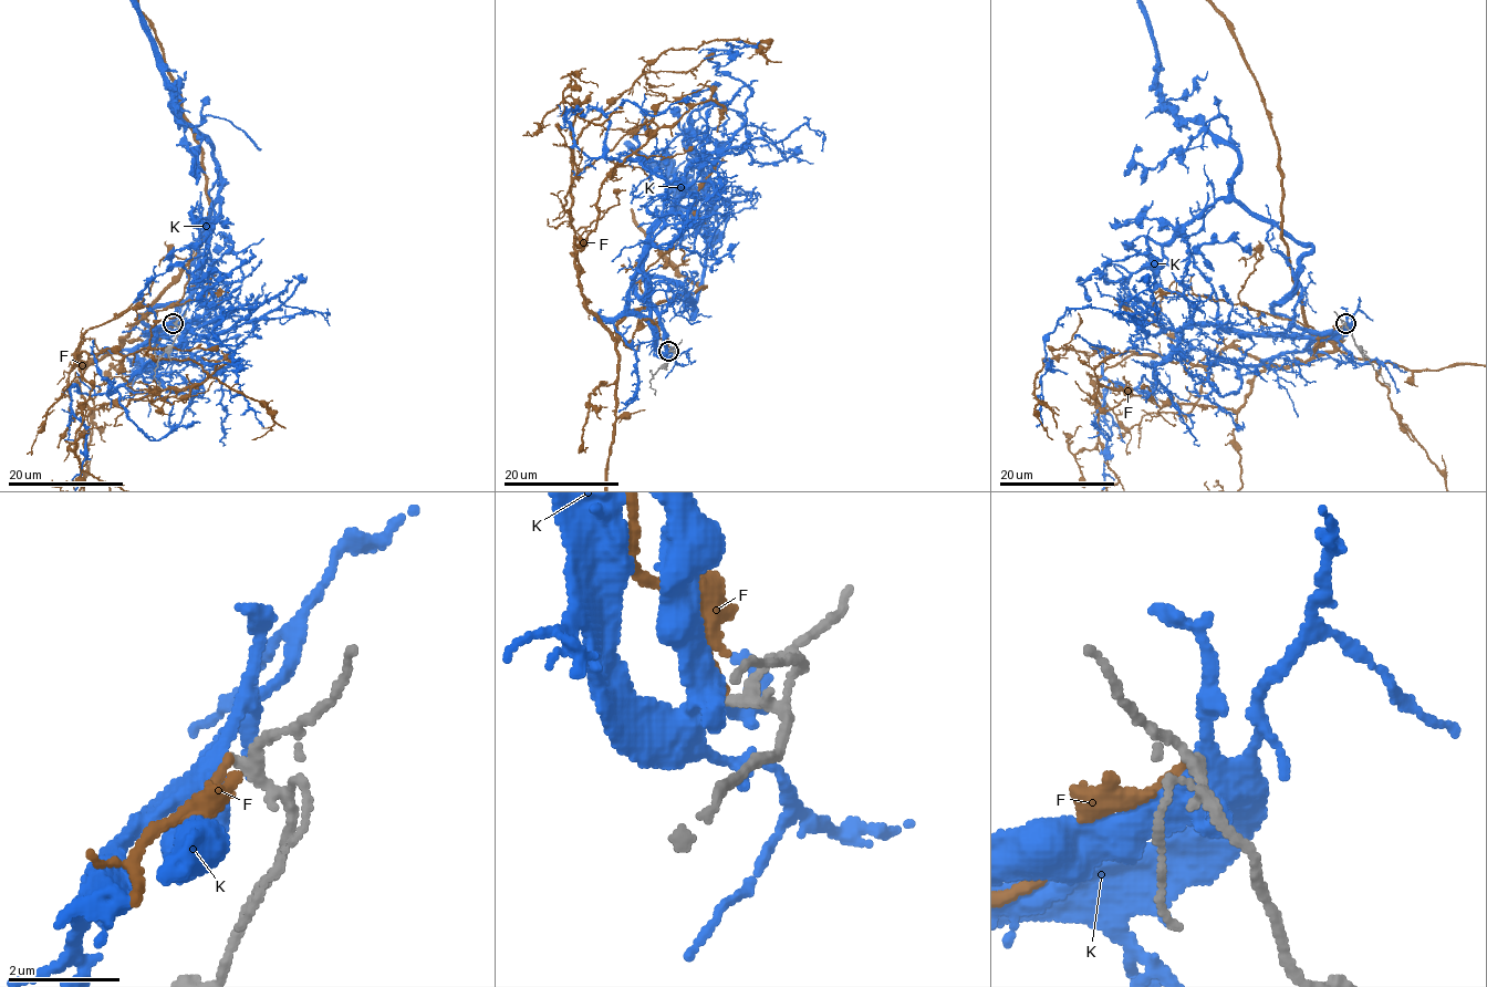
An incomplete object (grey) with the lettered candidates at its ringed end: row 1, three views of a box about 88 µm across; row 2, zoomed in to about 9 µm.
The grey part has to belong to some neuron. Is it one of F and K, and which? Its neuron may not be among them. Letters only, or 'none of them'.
F

